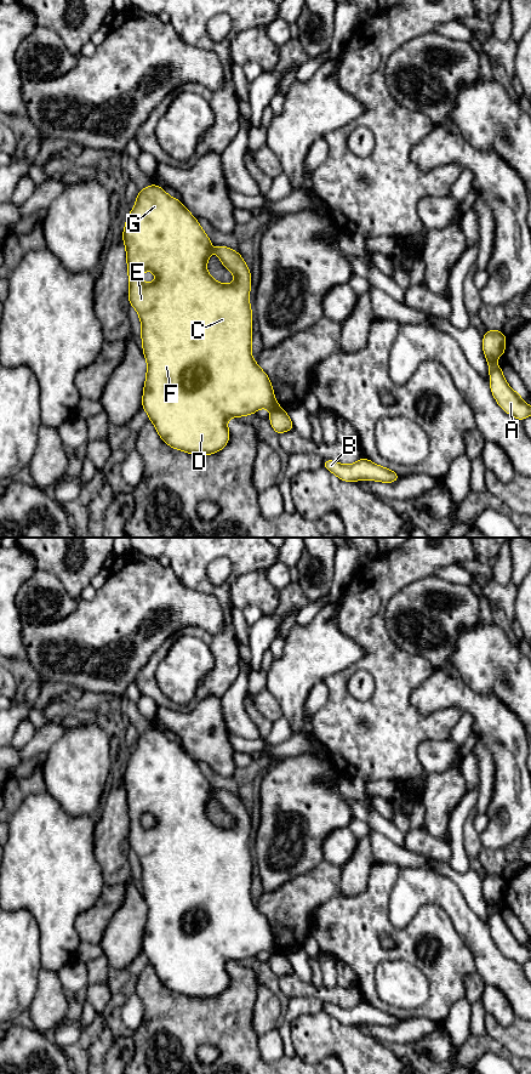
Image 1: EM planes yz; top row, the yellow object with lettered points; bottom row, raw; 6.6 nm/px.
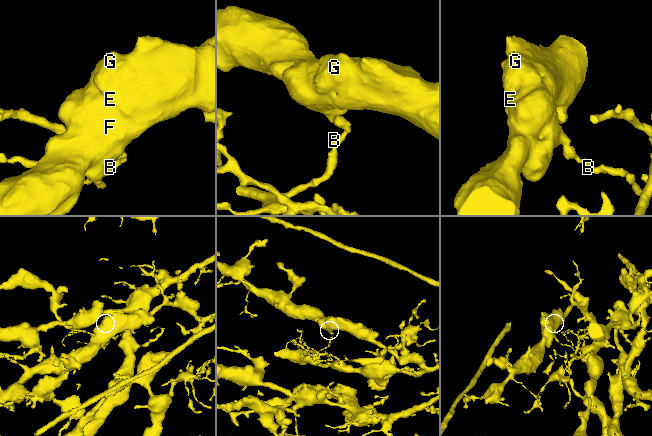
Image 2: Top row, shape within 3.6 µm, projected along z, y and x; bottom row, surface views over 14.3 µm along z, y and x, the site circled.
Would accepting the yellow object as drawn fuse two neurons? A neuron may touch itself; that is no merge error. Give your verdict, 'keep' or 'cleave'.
cleave

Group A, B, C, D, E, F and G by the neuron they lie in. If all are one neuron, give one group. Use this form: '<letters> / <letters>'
A B / C D E F G

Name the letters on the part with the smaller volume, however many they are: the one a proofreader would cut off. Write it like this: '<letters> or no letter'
A, B

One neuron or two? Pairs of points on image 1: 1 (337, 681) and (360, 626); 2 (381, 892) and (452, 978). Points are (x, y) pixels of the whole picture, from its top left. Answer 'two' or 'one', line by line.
1: one
2: one

